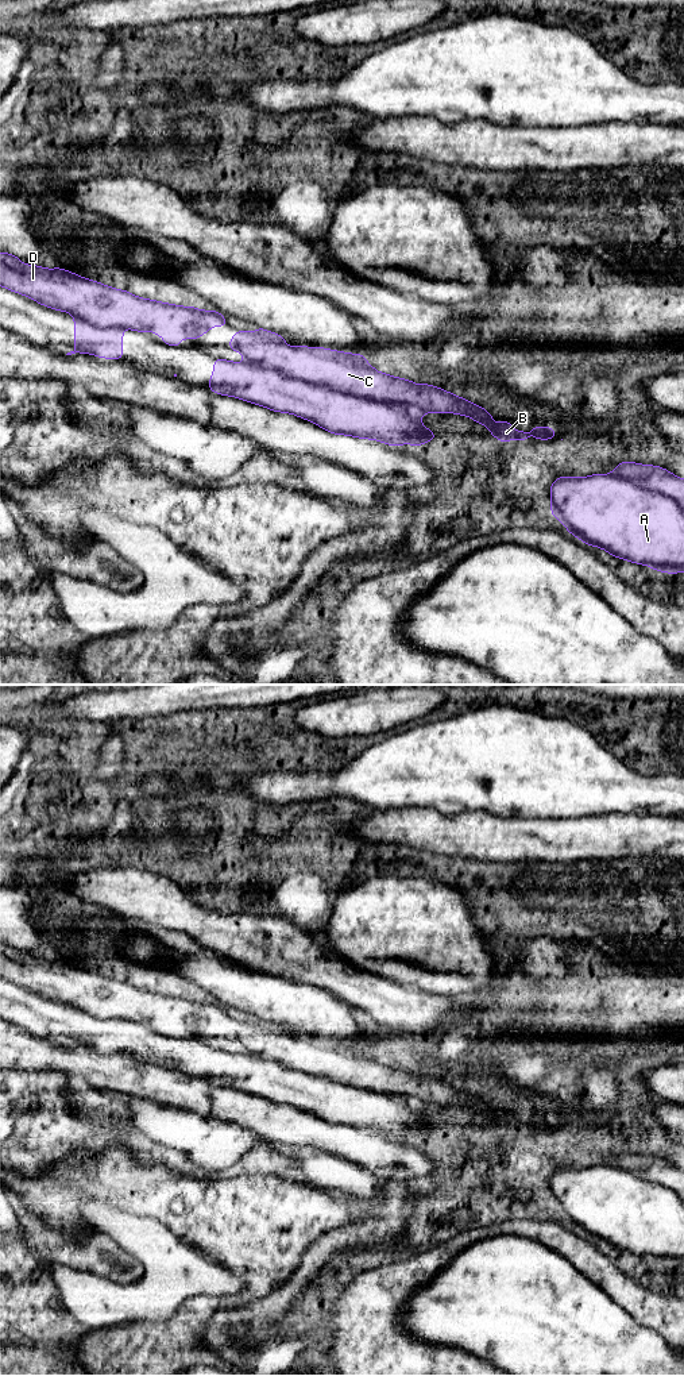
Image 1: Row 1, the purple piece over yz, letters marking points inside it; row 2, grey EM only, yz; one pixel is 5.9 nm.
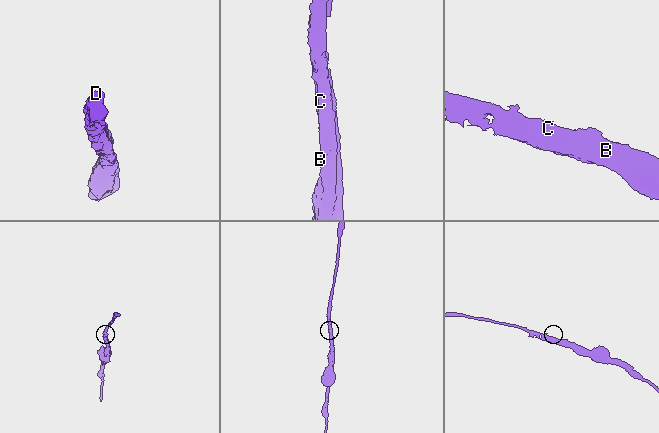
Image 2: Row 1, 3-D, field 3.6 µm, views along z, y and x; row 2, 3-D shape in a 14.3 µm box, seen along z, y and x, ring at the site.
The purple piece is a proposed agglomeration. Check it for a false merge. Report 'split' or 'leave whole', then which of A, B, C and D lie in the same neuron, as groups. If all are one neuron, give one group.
split | A / B C D

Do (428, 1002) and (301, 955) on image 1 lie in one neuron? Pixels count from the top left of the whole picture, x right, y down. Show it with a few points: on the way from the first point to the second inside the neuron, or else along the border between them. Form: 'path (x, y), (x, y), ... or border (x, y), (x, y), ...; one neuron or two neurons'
path (397, 1002), (383, 1001), (332, 972); one neuron

